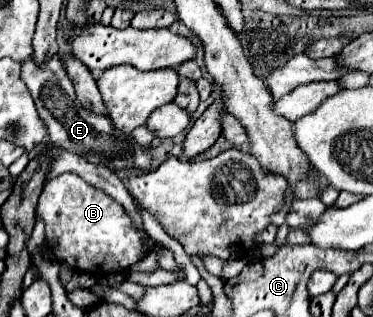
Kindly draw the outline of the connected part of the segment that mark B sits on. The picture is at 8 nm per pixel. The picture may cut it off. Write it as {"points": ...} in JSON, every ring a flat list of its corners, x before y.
{"points":[[72,173,48,181,38,199,38,215,46,223,44,249,64,261,70,269,82,273,126,273,130,265,144,257,146,233,132,223,132,217,104,191,88,185]]}

